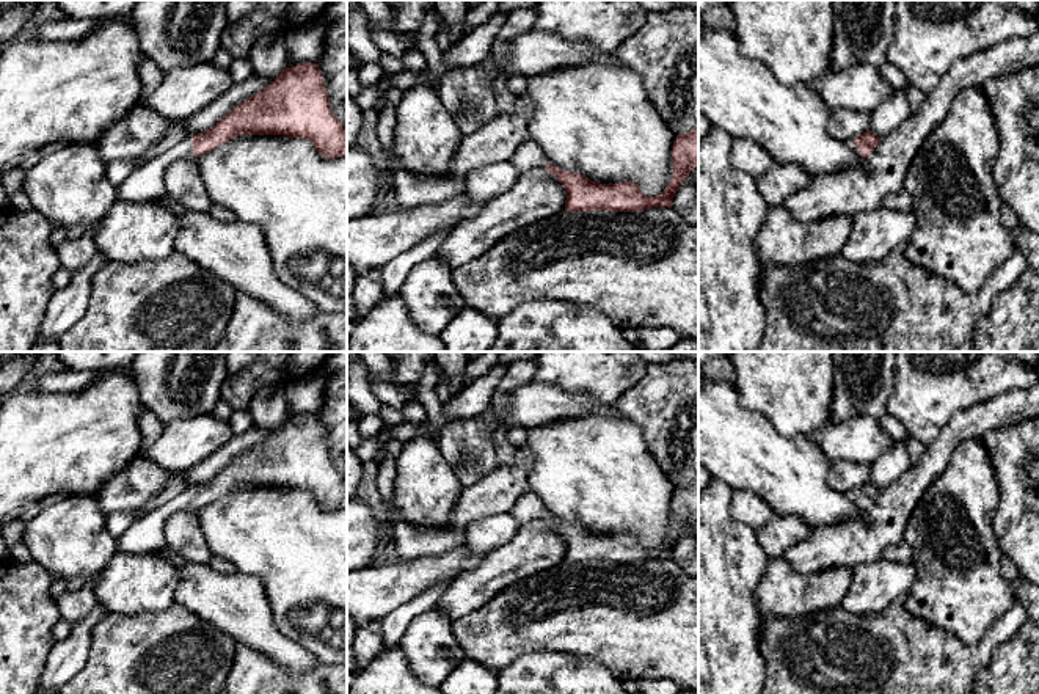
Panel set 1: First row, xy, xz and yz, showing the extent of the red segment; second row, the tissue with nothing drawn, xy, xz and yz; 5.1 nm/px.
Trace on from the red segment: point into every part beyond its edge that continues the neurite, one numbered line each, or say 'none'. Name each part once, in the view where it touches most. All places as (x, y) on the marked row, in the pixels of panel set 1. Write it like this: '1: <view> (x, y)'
1: xy (146, 184)

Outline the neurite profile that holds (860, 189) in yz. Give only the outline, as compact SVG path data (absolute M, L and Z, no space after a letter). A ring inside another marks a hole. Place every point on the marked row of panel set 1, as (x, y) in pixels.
M1039 30L1028 38L1015 38L1000 42L984 52L956 61L942 77L939 85L929 91L921 107L910 113L891 133L884 137L873 152L859 166L844 171L821 174L815 181L794 192L780 206L797 221L811 223L833 215L859 215L880 206L882 199L895 195L904 187L909 171L920 146L931 132L948 115L954 97L965 88L981 88L989 79L1014 74L1039 64Z

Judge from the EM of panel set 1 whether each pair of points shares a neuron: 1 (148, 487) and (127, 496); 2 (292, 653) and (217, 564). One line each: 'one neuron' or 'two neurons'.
1: one neuron
2: two neurons

